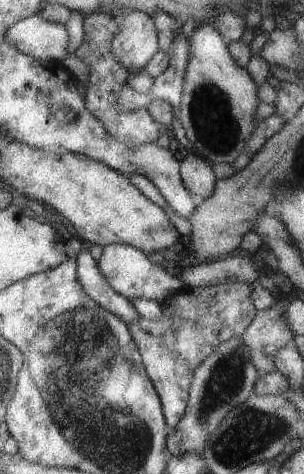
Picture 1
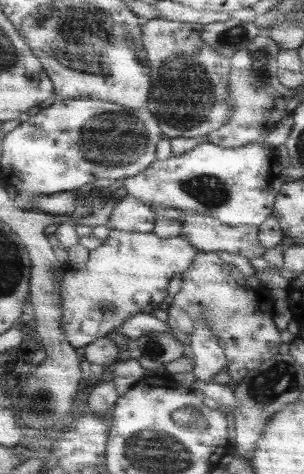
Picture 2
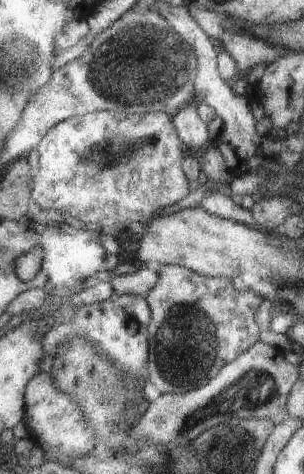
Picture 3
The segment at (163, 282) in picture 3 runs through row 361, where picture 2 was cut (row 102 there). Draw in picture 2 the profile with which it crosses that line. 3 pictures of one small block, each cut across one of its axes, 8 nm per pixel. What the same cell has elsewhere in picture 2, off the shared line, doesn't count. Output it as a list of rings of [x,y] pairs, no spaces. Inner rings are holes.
[[[149,20],[143,26],[143,44],[147,52],[149,66],[153,68],[153,96],[149,96],[149,112],[161,122],[161,132],[165,138],[201,138],[211,132],[221,132],[225,124],[233,120],[233,112],[237,112],[235,98],[231,98],[231,60],[221,56],[219,50],[213,50],[205,44],[201,32],[203,24],[185,24],[171,20]]]

